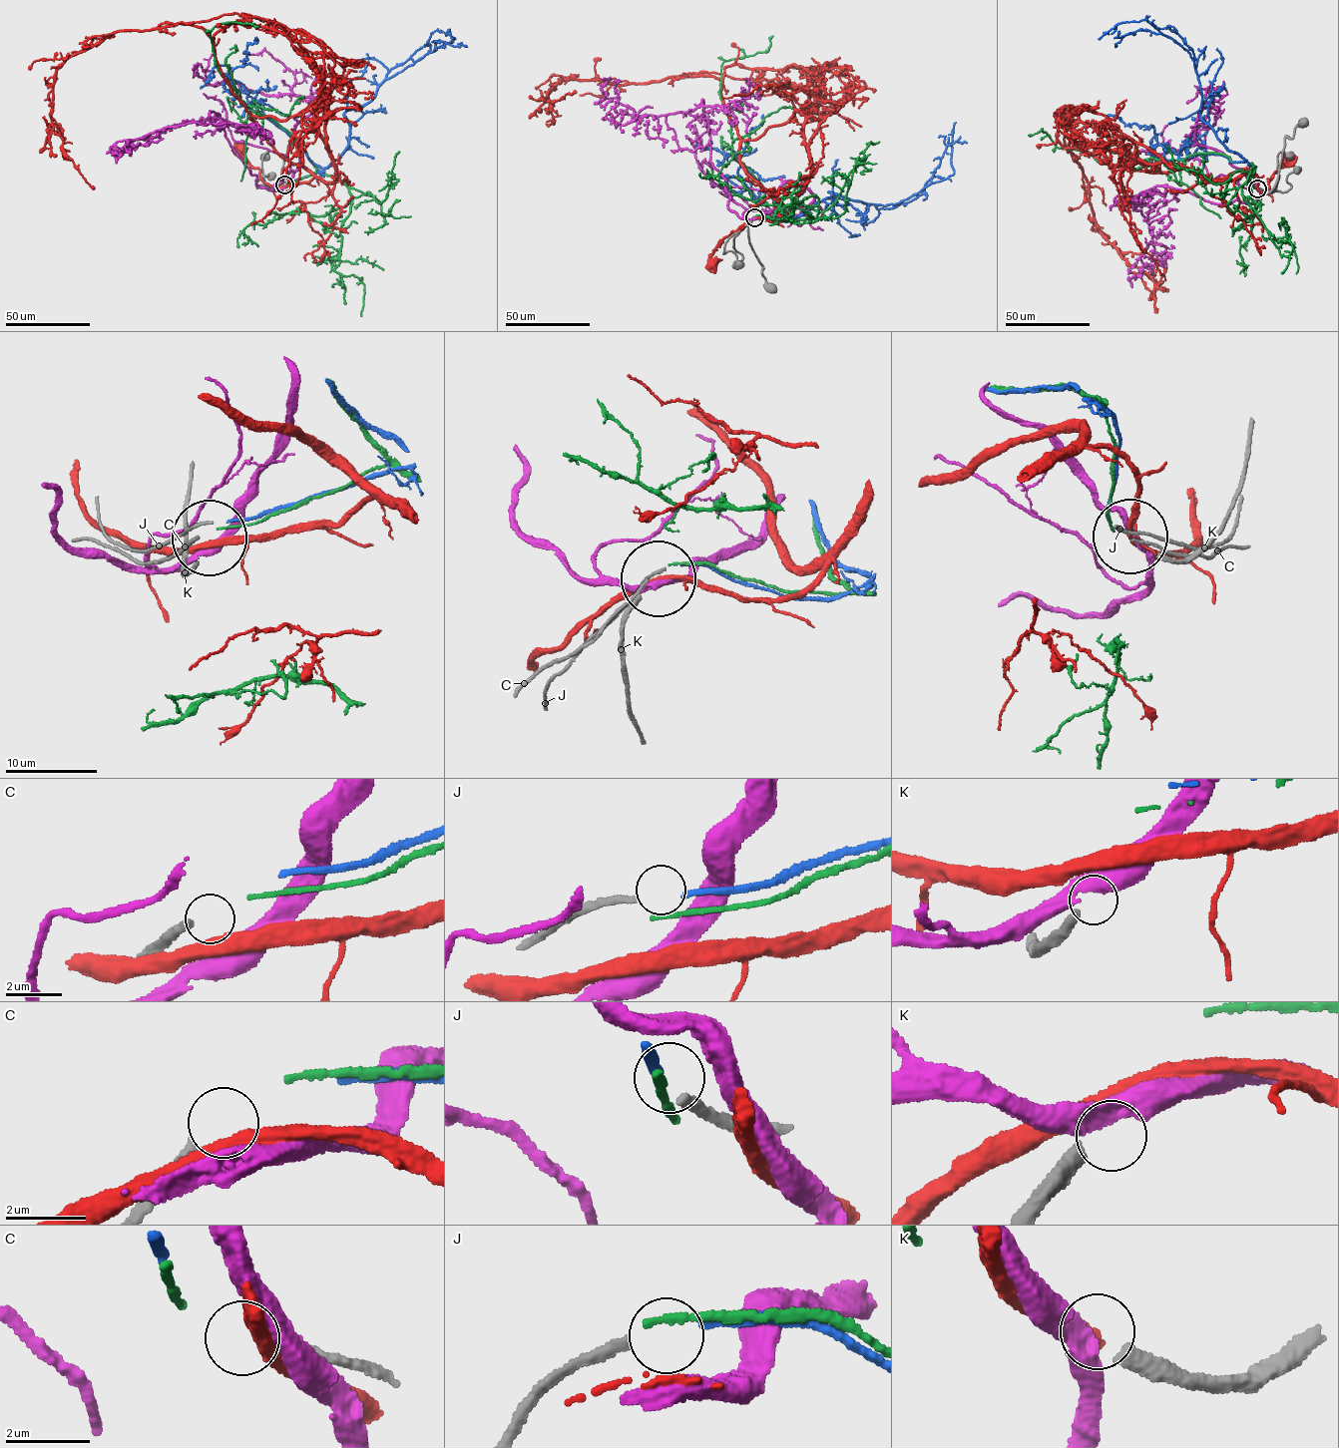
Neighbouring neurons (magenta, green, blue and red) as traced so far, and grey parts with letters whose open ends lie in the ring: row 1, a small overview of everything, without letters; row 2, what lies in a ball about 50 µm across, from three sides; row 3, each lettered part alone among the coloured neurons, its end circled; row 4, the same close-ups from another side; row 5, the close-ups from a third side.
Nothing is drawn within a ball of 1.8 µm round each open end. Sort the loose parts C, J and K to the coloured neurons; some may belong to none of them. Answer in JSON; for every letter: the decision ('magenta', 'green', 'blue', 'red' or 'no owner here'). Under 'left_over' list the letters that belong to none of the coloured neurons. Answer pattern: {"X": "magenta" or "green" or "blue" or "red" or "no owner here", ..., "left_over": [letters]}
{"C": "no owner here", "J": "blue", "K": "magenta", "left_over": ["C"]}

